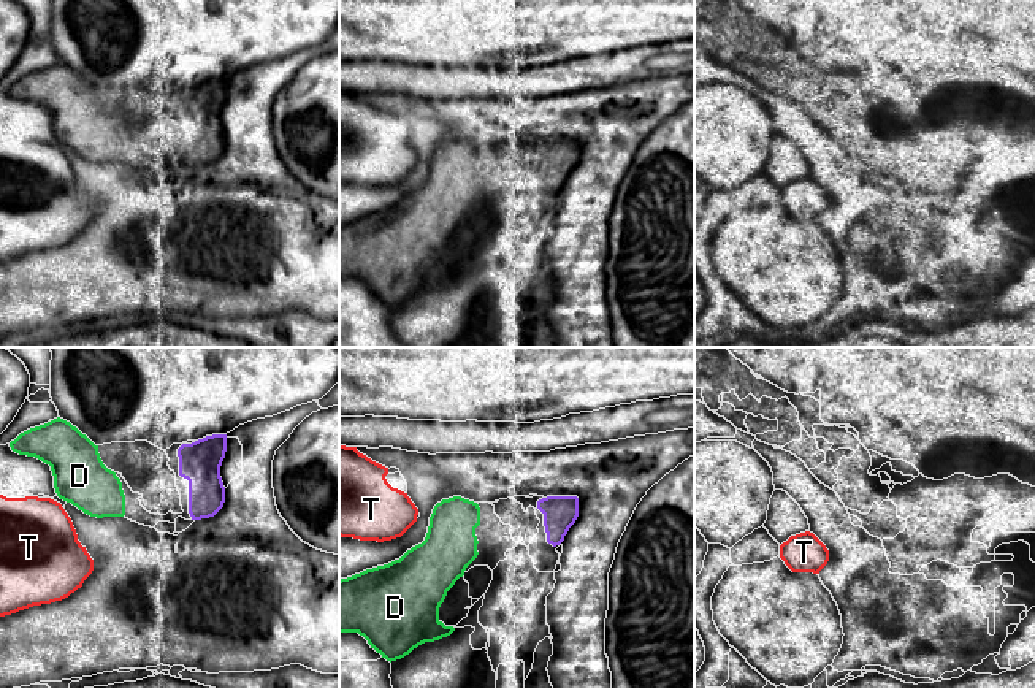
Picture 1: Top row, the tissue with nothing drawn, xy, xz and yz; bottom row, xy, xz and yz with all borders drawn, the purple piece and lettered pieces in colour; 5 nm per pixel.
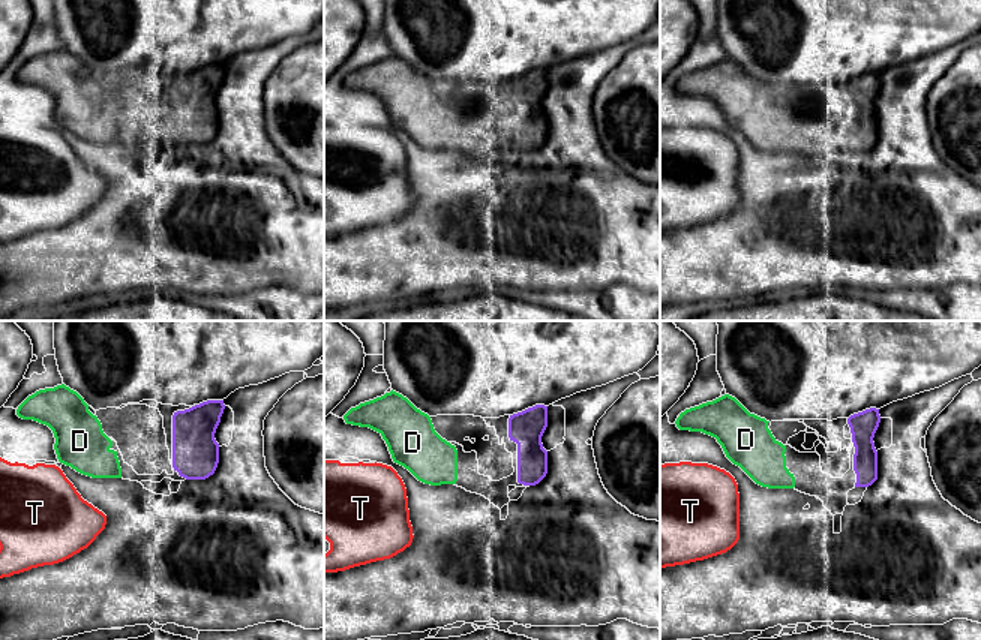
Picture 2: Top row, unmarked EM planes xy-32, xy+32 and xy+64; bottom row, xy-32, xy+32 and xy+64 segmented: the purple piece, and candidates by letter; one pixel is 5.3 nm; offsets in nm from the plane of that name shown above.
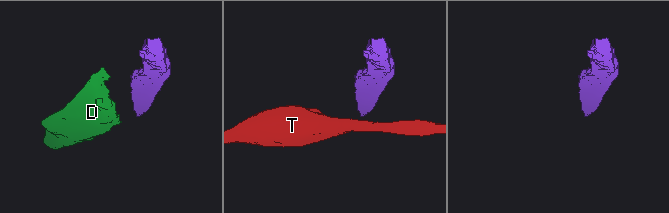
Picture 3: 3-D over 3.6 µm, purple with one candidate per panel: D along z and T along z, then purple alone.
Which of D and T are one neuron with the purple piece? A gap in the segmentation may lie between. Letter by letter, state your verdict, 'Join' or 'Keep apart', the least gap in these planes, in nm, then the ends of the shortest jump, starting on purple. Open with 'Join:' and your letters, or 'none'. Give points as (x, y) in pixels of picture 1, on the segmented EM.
Join: D
D: Join. Distance 300 nm. Across: xz (538, 508), (479, 508)
T: Keep apart. Distance 550 nm. Across: xy (189, 512), (92, 560)

